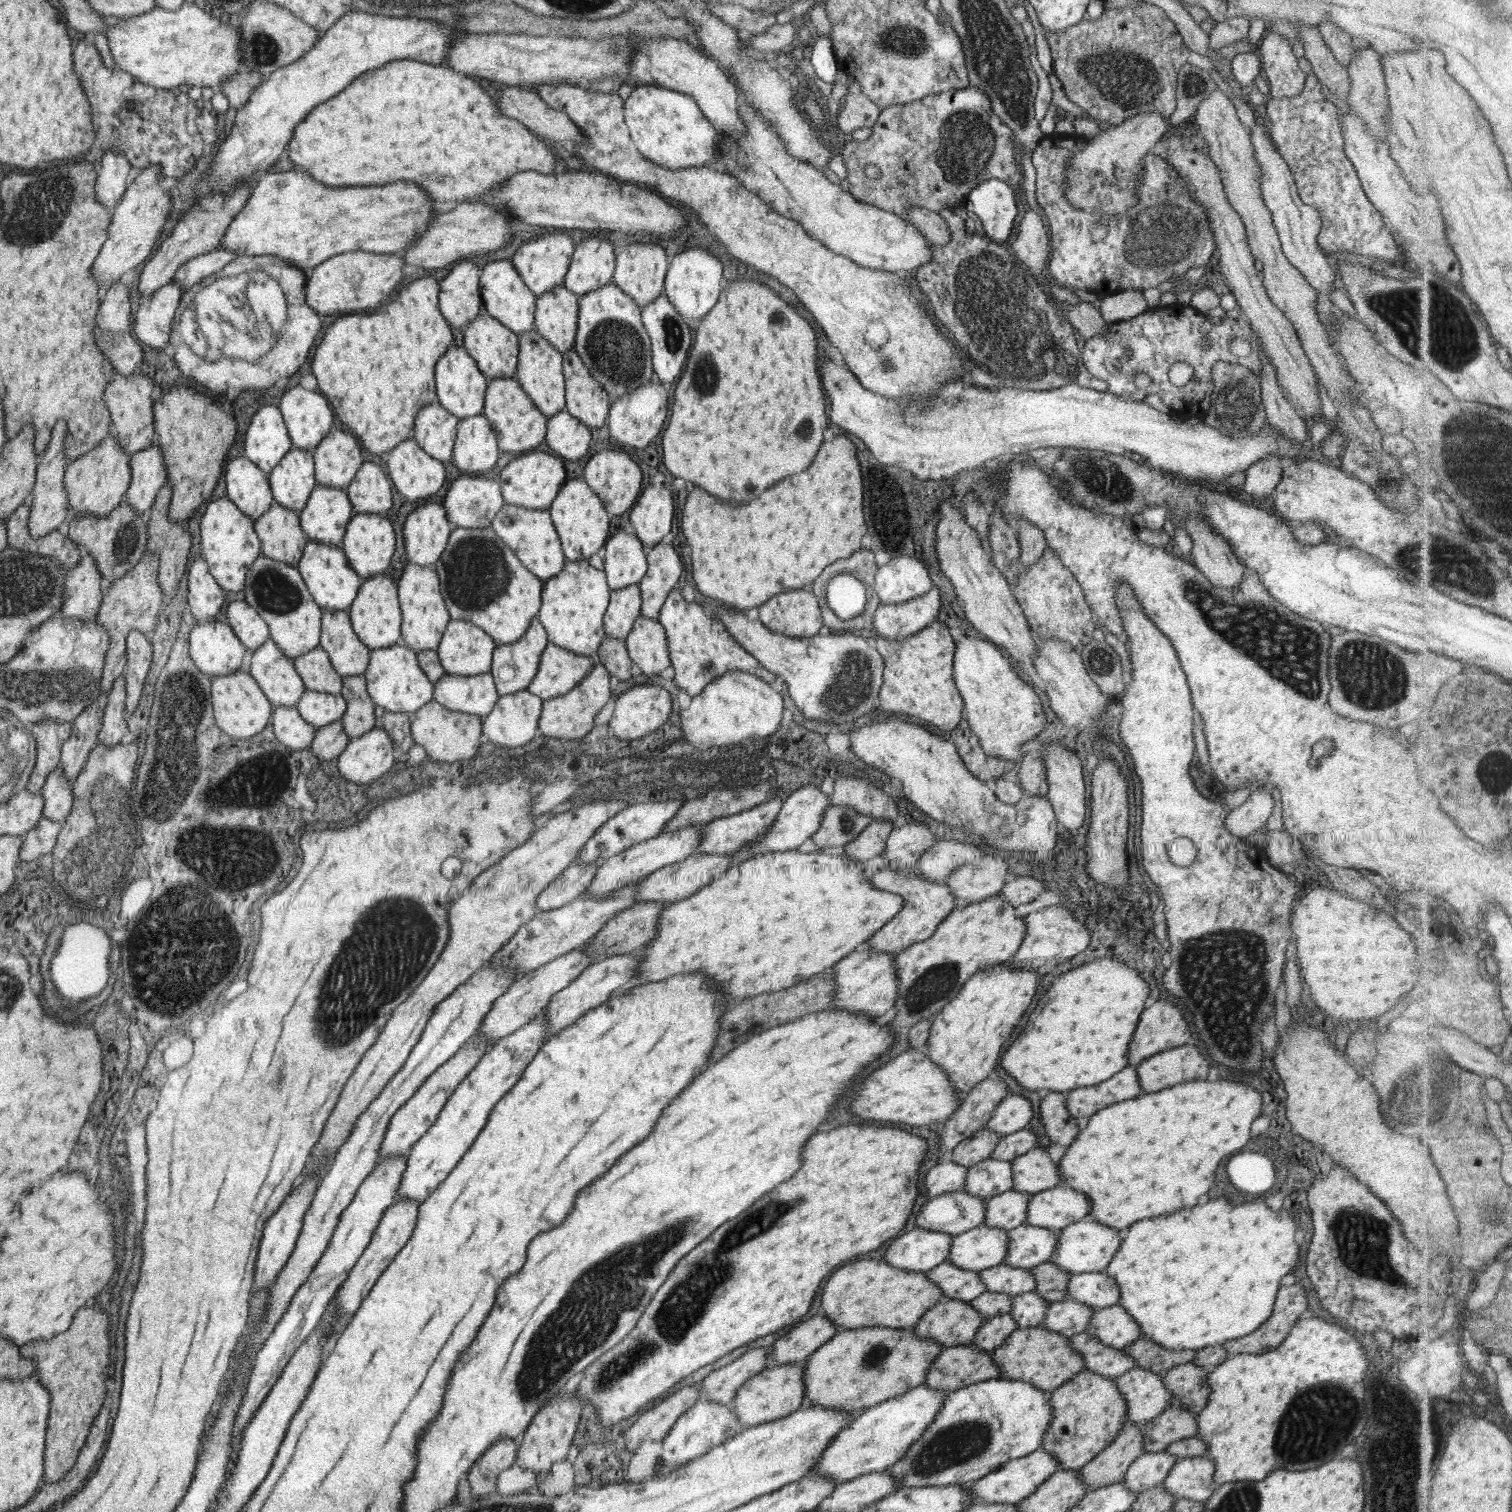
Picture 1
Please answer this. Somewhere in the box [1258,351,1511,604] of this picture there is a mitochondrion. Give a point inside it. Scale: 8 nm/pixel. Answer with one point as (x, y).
(1451, 566)

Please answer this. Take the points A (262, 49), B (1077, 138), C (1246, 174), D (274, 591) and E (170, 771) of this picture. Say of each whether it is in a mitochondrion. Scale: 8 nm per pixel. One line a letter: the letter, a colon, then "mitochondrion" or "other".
A: mitochondrion
B: other
C: other
D: mitochondrion
E: mitochondrion

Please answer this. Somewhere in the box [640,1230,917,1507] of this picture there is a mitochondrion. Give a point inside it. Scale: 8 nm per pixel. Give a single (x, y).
(876, 1356)

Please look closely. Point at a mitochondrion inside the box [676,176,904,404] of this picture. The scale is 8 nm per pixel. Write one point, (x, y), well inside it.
(705, 374)

